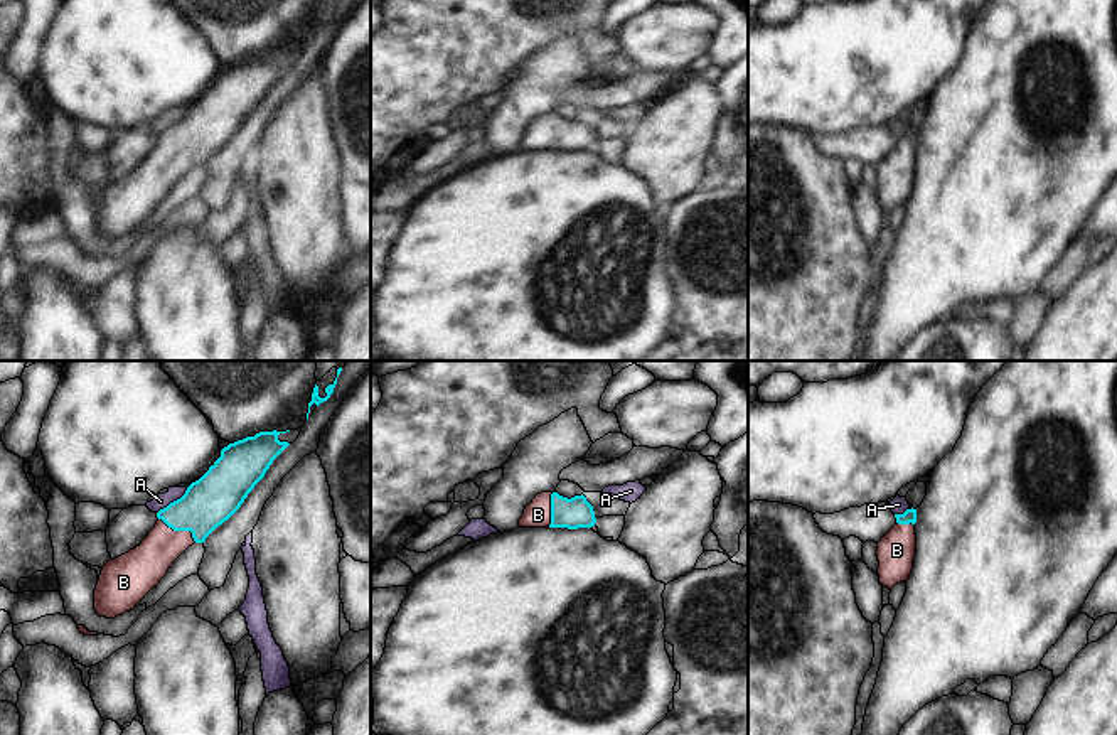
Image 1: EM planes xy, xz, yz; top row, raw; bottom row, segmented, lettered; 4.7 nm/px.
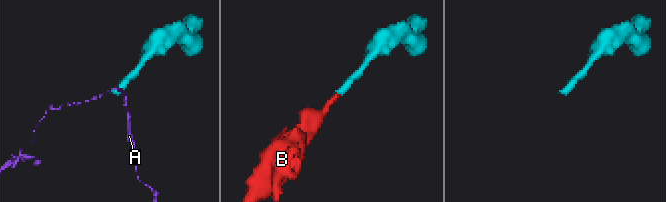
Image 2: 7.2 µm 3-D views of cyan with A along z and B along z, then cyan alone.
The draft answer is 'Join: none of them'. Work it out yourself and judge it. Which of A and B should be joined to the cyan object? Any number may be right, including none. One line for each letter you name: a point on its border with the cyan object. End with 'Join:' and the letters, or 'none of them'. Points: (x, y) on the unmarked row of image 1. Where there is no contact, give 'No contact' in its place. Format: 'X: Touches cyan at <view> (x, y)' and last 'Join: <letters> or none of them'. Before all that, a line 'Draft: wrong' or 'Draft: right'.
Draft: wrong
B: Touches cyan at xy (179, 152)
Join: B.

